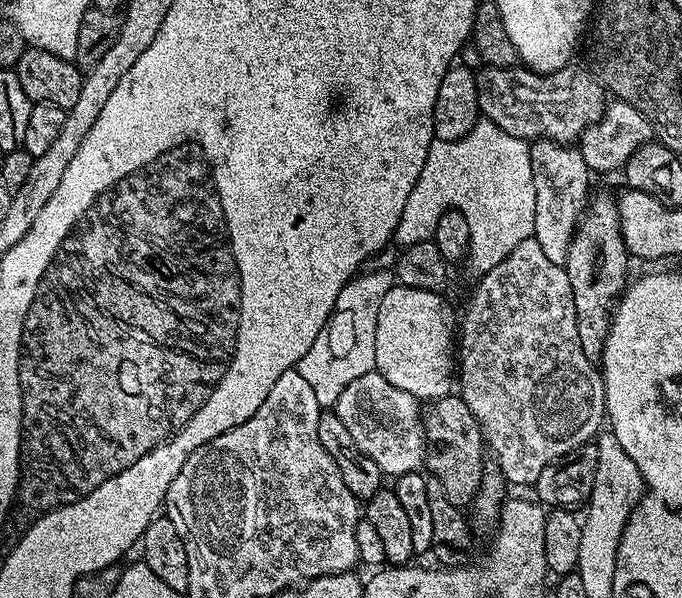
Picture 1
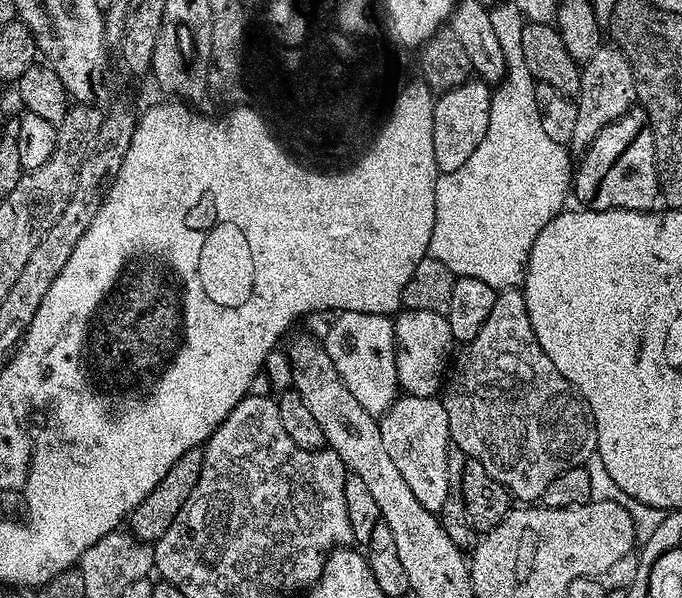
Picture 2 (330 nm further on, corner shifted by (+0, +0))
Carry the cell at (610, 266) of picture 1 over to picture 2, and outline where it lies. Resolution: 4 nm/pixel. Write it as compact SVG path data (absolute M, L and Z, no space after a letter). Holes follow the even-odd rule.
M602 46L590 59L583 61L580 69L580 93L574 99L578 119L574 125L570 148L573 153L580 154L594 142L594 138L598 138L598 134L602 134L607 124L622 118L622 114L626 114L637 103L632 67L619 48Z

